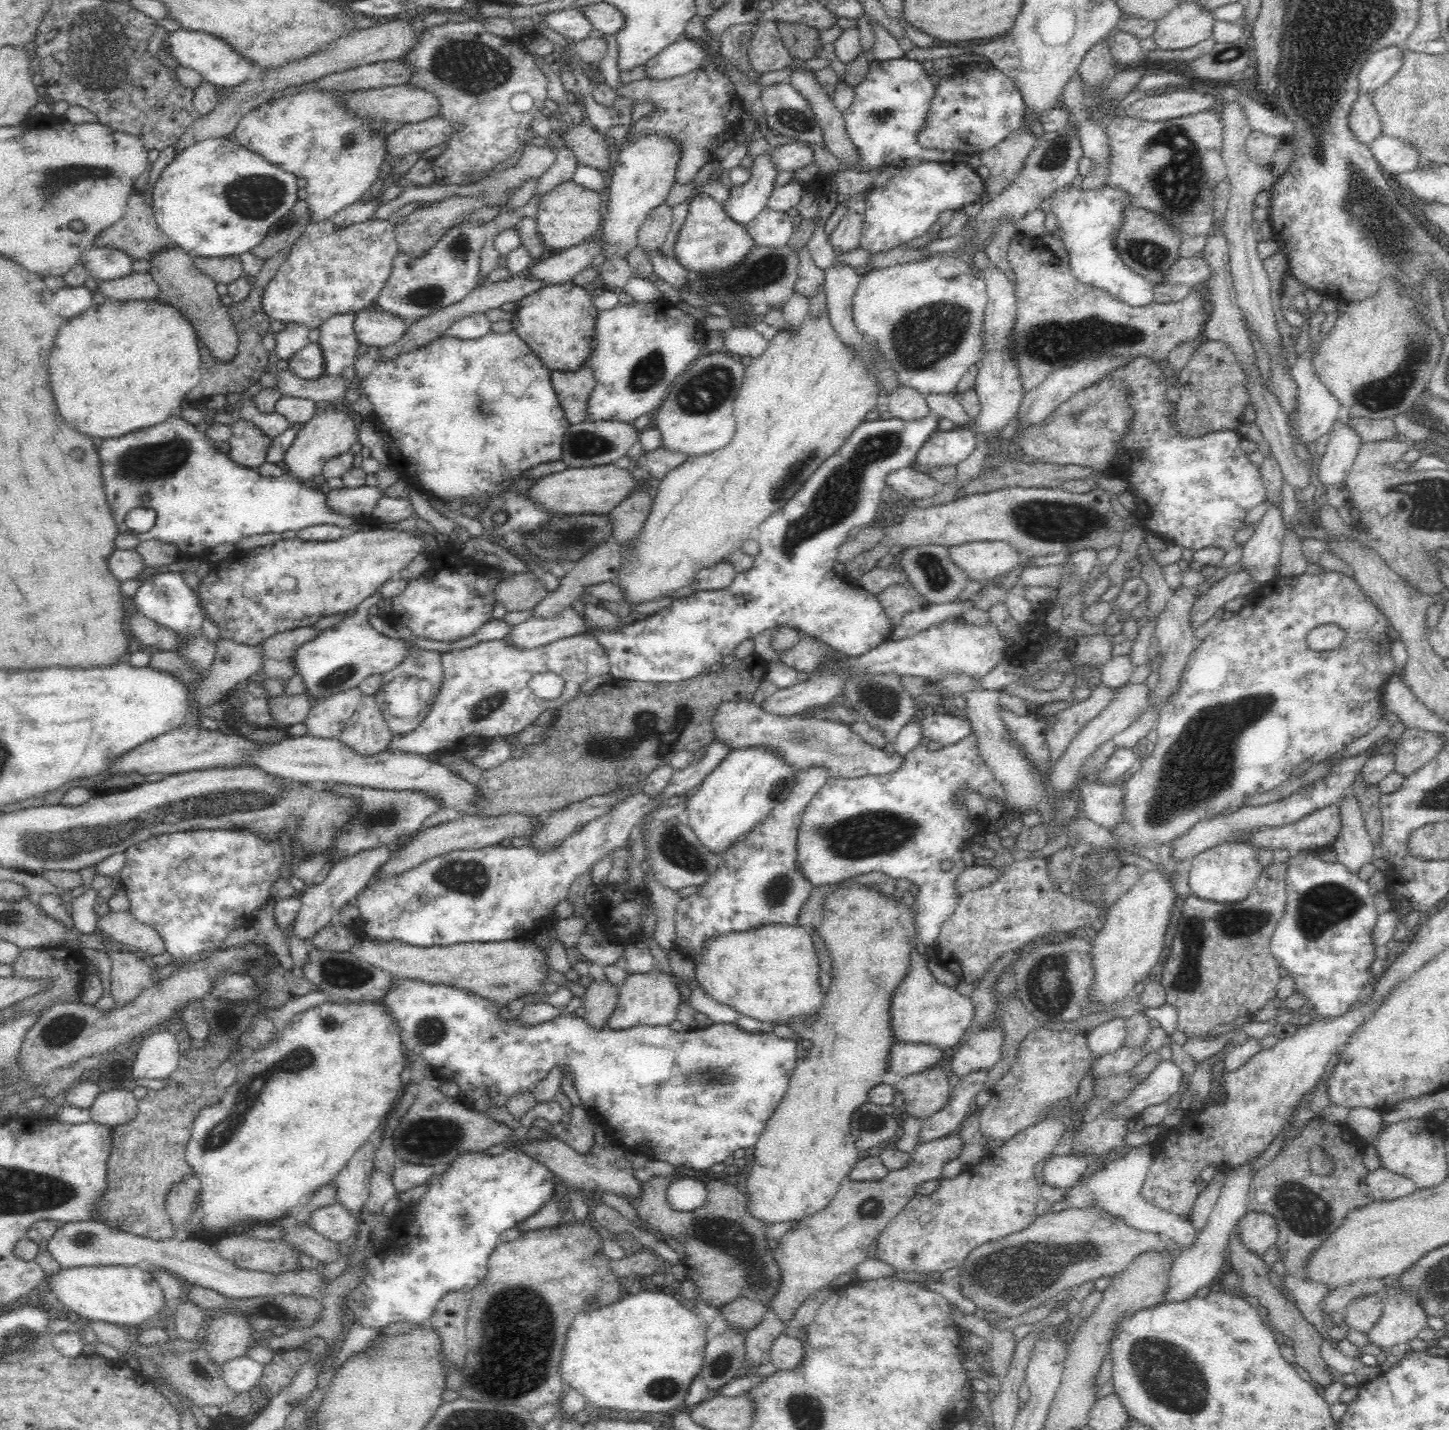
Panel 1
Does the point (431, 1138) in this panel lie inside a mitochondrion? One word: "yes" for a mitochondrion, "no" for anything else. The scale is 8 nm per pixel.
yes

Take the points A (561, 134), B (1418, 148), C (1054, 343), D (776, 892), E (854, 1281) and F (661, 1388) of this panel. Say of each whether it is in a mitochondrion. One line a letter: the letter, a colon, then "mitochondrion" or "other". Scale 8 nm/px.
A: other
B: other
C: mitochondrion
D: mitochondrion
E: other
F: mitochondrion

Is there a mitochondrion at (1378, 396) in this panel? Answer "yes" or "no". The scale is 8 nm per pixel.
yes

